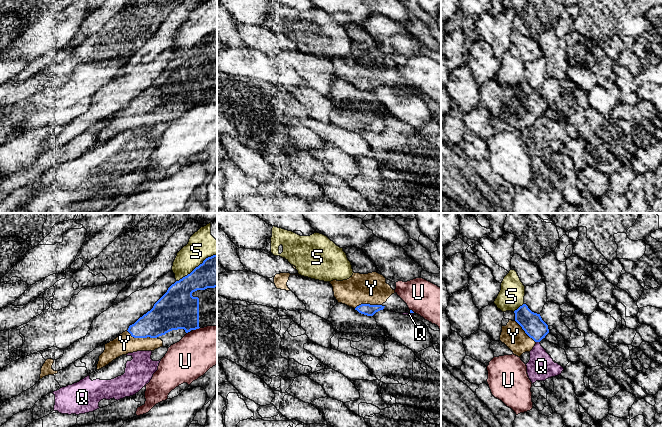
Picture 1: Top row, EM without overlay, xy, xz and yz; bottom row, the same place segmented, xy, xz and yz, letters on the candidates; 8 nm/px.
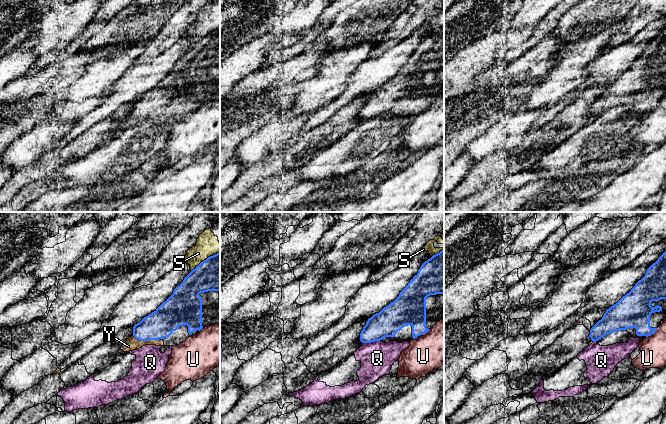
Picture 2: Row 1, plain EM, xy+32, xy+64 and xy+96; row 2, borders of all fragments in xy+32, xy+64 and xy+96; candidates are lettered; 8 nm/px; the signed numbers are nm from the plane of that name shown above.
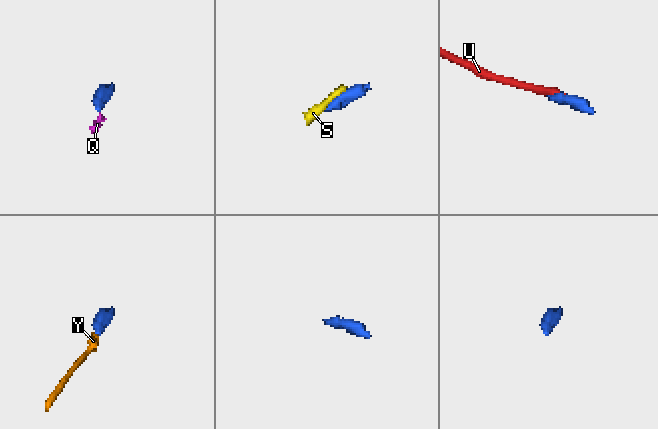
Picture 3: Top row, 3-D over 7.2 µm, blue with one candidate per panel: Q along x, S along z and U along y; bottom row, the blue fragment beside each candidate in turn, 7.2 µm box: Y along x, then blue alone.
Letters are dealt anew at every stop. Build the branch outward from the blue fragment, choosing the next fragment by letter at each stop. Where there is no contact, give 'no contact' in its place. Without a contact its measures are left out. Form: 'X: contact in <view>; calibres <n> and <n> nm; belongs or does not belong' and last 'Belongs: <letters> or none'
Q: contact in yz; calibres 170 and 220 nm; does not belong
S: contact in xy; calibres 260 and 220 nm; does not belong
U: contact in xy; calibres 320 and 340 nm; does not belong
Y: contact in xy; calibres 240 and 160 nm; belongs
Belongs: Y

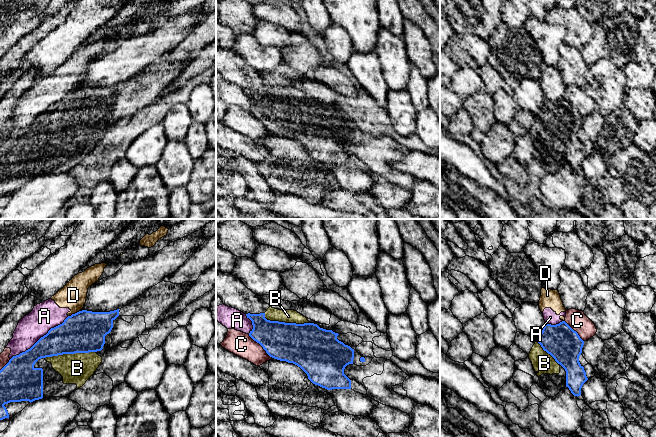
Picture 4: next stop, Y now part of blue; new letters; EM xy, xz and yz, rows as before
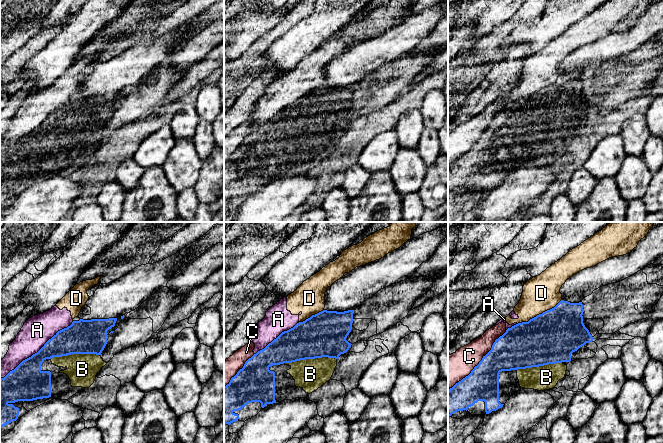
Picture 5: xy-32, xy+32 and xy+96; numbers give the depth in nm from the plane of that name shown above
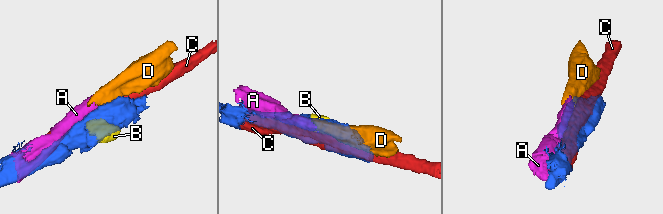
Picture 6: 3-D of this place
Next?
A: contact in xy; calibres 260 and 220 nm; does not belong
B: contact in xy; calibres 340 and 240 nm; belongs
C: contact in xz; calibres 320 and 190 nm; does not belong
D: contact in xy; calibres 340 and 220 nm; does not belong
Belongs: B

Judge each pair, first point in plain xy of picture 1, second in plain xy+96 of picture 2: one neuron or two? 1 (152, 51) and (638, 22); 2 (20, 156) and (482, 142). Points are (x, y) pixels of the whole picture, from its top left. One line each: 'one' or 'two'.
1: one
2: one

